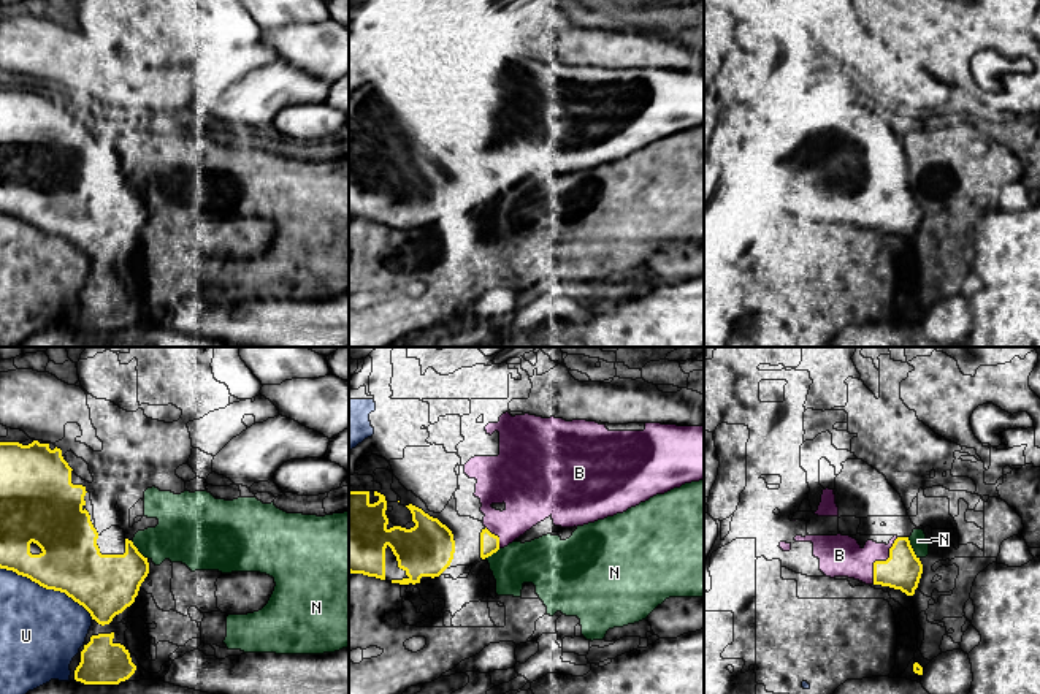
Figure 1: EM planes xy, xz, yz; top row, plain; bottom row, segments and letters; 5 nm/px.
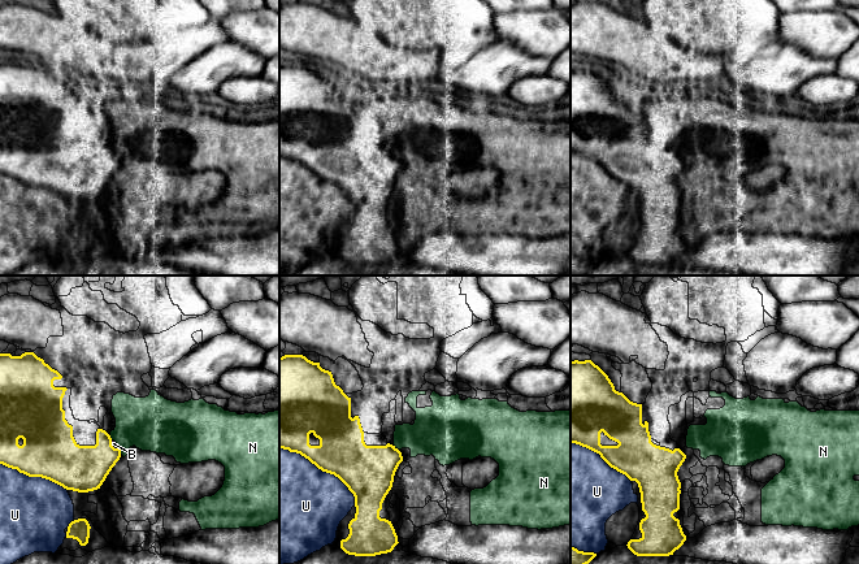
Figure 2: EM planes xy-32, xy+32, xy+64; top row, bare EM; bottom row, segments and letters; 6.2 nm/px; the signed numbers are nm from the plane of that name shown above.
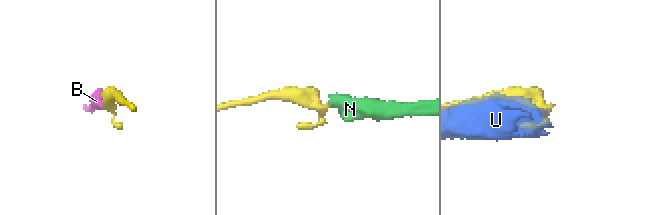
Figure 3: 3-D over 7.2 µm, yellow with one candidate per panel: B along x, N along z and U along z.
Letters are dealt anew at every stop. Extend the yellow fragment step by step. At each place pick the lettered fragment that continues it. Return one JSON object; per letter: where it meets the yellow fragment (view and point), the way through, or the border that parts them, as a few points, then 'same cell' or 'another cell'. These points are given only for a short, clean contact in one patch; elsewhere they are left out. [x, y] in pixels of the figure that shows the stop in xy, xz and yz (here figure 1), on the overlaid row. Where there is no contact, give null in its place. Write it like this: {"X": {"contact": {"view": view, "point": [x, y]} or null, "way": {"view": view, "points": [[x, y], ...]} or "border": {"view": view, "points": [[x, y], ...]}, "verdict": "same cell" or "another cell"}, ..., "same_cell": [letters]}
{"B": {"contact": {"view": "yz", "point": [880, 561]}, "verdict": "same cell"}, "N": {"contact": {"view": "yz", "point": [912, 549]}, "border": {"view": "yz", "points": [[907, 537], [918, 558]]}, "verdict": "another cell"}, "U": {"contact": {"view": "xy", "point": [48, 588]}, "verdict": "another cell"}, "same_cell": ["B"]}

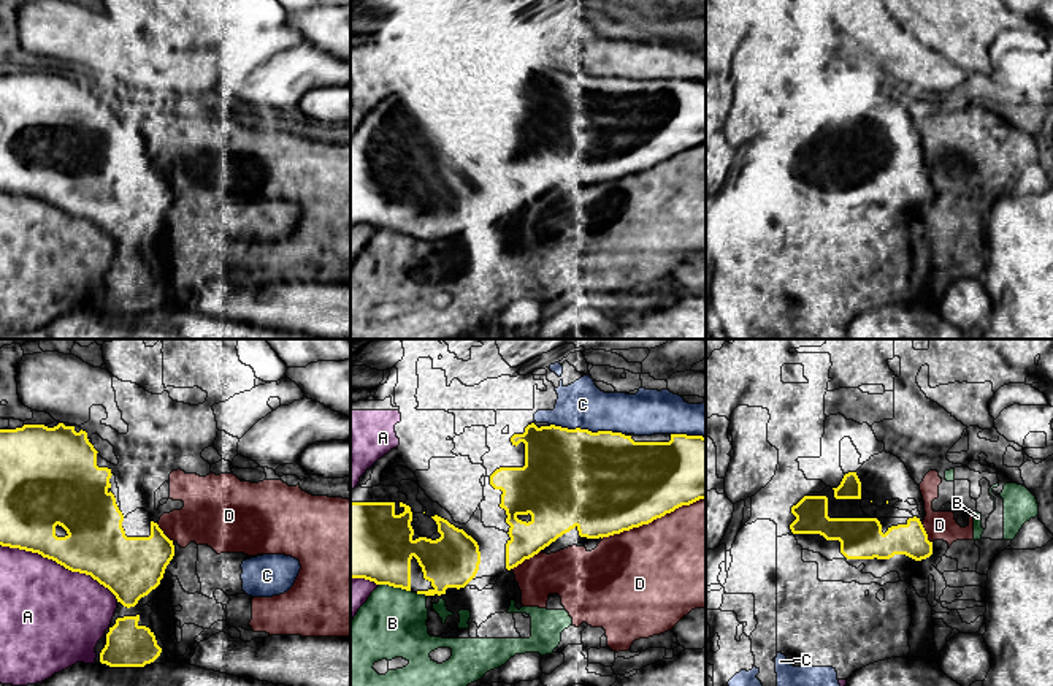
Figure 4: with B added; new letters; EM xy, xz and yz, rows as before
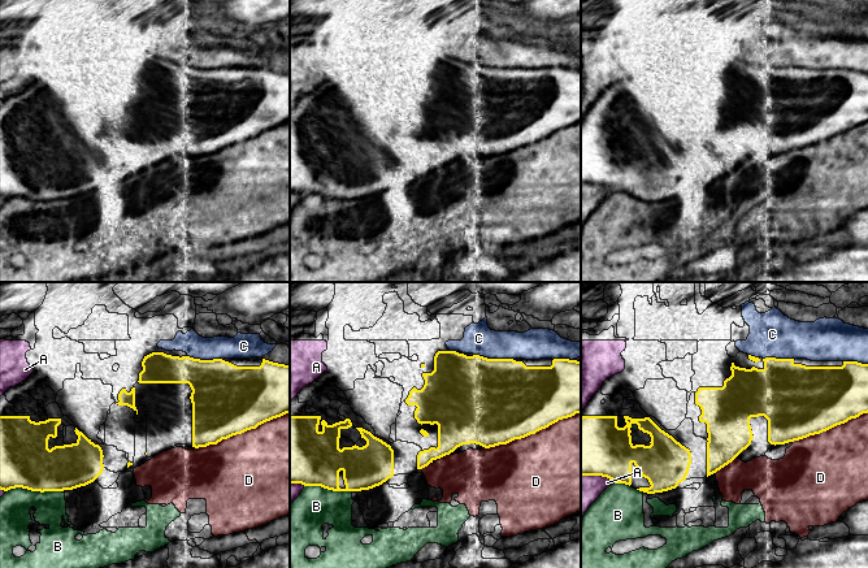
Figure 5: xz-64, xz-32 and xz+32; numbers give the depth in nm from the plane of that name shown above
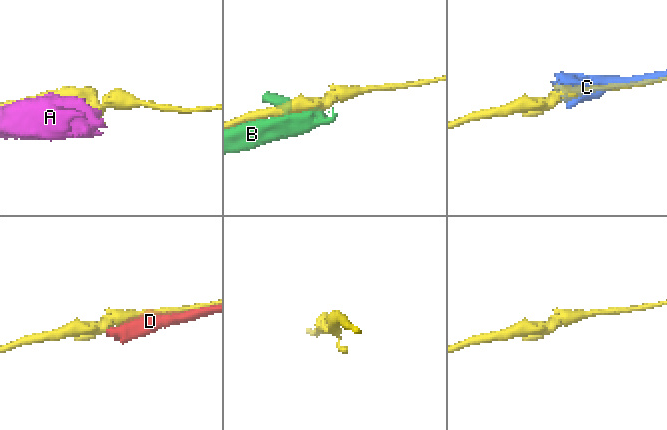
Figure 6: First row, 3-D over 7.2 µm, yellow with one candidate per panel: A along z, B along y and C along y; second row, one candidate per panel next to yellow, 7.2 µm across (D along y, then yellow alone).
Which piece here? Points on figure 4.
{"A": {"contact": {"view": "xy", "point": [61, 564]}, "verdict": "another cell"}, "B": {"contact": {"view": "xz", "point": [395, 586]}, "verdict": "another cell"}, "C": {"contact": {"view": "xz", "point": [587, 430]}, "verdict": "another cell"}, "D": {"contact": {"view": "xz", "point": [652, 520]}, "verdict": "another cell"}, "same_cell": []}

